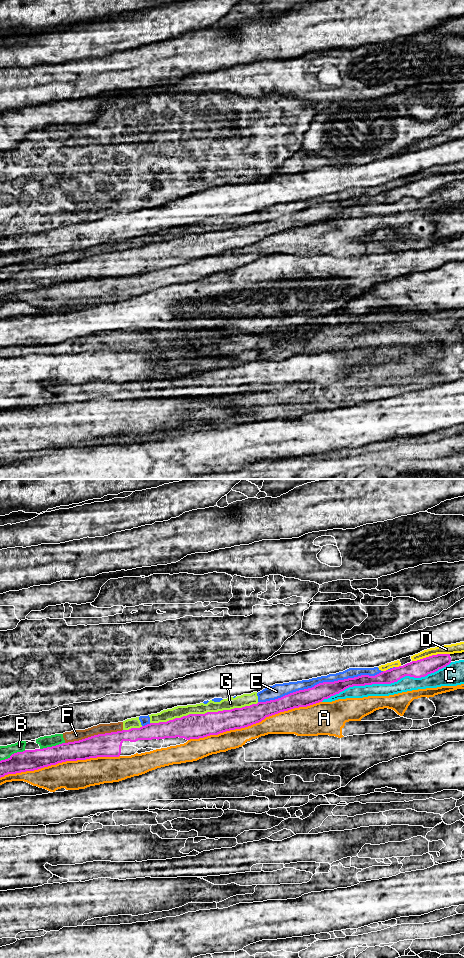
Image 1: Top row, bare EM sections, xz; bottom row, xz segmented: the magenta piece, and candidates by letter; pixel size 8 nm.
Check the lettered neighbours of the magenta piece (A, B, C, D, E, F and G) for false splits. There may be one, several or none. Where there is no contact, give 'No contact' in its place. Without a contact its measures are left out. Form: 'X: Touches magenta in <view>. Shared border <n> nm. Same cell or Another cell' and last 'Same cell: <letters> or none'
A: Touches magenta in xz. Shared border 1100 nm. Another cell
B: Touches magenta in xz. Shared border 220 nm. Another cell
C: Touches magenta in xz. Shared border 1100 nm. Another cell
D: Touches magenta in xz. Shared border 320 nm. Another cell
E: Touches magenta in xz. Shared border 1050 nm. Another cell
F: Touches magenta in xz. Shared border 480 nm. Another cell
G: Touches magenta in xz. Shared border 900 nm. Another cell
Same cell: none

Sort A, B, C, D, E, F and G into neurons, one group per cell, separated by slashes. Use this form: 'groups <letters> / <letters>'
groups A / B D E F G / C

